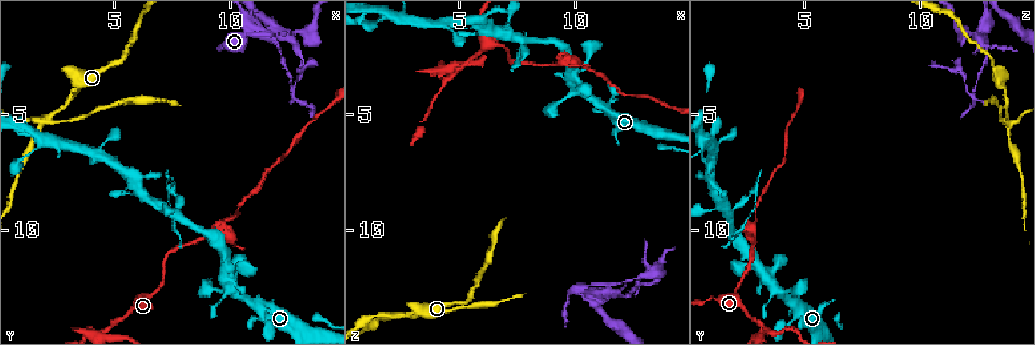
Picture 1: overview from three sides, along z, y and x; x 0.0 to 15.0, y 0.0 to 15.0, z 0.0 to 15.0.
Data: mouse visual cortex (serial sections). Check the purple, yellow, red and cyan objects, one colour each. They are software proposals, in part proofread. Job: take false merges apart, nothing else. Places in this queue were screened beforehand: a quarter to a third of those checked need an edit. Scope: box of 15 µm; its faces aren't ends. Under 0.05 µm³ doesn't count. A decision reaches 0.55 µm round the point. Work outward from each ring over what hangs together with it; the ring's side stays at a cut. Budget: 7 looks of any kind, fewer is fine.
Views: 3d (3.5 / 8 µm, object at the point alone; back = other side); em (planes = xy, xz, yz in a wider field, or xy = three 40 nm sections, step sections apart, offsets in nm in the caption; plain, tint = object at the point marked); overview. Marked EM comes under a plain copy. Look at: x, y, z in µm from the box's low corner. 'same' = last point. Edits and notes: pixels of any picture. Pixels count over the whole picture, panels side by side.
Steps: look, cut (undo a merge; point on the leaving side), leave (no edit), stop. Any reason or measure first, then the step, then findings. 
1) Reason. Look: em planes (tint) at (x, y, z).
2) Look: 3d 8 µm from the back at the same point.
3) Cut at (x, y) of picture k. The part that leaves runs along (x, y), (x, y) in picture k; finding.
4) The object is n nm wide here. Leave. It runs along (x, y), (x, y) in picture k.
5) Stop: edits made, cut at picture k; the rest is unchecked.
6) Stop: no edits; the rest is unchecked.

Looks like a crossing. Look: 3d 8 µm at (2.1, 5.2, 13.8).

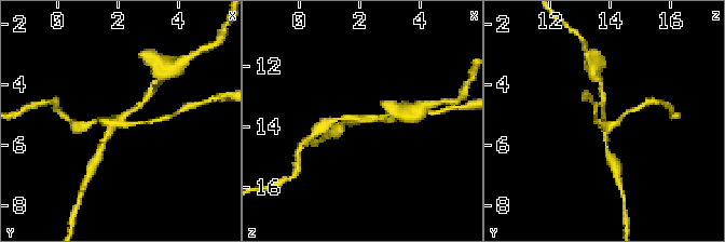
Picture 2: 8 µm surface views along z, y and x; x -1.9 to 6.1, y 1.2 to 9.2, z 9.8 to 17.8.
Look: 3d 3.5 µm at (2.1, 5.2, 13.8).

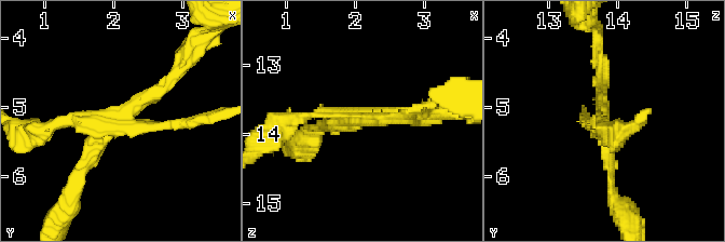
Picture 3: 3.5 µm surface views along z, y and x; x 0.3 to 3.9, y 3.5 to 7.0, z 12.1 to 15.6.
4 arms meet here; the arms are 150, 150, 150, 200 nm wide. Cut at (298, 119) of picture 3. The part that leaves runs along (126, 124), (156, 128), (226, 115) in picture 3; a second cell is stuck on.

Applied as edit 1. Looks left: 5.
Look: overview.

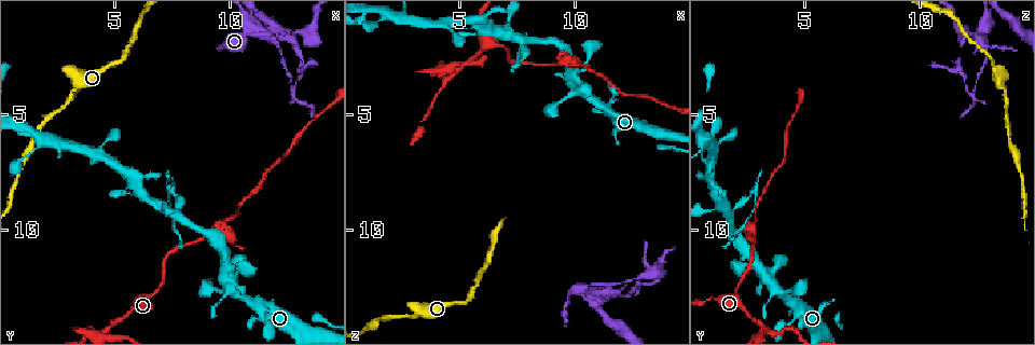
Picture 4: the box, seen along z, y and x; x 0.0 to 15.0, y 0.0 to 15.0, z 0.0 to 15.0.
Sharp bend. Look: em xy step 5 (tint) at (7.5, 8.3, 2.7).

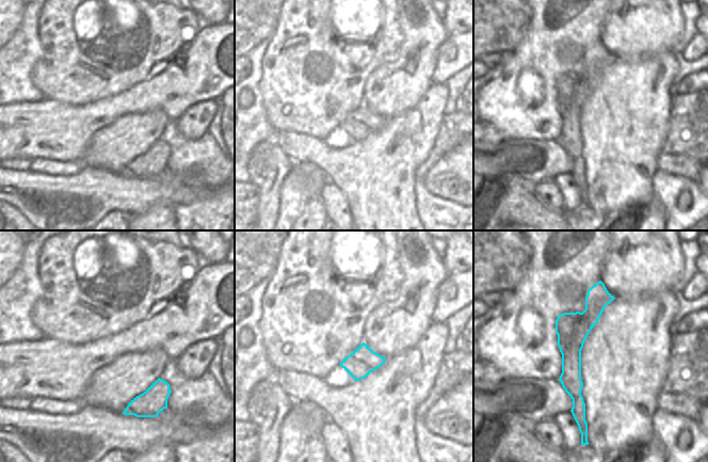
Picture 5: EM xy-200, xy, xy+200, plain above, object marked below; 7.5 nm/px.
Look: 3d 3.5 µm at the same point.

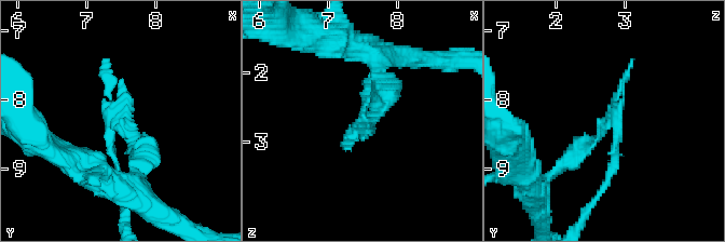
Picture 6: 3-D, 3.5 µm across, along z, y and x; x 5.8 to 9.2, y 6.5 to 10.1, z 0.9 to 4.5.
Cut at (118, 104) of picture 6. Two cells meet here.

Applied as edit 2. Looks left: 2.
Stop: edits made, cut at picture 3, cut at picture 6; the rest is unchecked.

